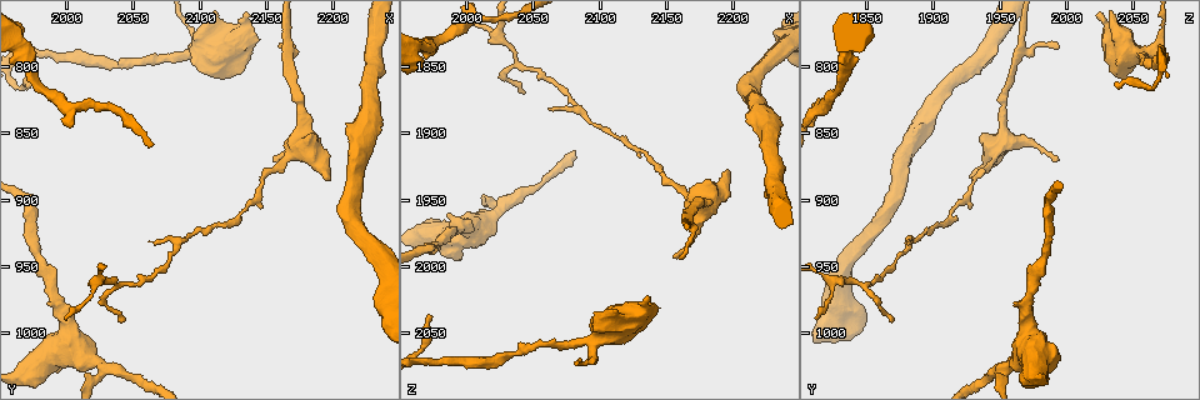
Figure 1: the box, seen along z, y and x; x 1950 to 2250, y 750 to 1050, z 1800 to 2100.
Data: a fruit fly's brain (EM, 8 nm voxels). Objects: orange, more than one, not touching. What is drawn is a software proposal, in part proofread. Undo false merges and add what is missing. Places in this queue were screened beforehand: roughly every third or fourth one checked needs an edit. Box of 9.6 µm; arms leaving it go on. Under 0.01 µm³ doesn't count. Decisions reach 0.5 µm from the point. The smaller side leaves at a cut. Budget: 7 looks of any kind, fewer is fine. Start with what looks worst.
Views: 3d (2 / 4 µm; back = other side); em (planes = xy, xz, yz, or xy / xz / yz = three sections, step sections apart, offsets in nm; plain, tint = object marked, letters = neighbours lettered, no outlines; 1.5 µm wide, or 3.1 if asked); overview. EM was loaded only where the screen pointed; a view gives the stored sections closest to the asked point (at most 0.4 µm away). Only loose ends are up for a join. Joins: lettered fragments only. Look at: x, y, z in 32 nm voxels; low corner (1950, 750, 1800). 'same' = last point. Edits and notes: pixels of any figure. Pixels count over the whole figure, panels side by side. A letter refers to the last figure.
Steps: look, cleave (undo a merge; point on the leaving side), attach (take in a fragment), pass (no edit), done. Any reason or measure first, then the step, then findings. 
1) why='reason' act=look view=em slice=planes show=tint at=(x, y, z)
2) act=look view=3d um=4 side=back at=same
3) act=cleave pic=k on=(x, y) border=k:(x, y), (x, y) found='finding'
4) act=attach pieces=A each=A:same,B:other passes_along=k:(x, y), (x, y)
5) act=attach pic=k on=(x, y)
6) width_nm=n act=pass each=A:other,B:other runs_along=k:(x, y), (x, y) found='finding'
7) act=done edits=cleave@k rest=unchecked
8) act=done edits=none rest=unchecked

act=look view=3d um=2 at=(2198, 886, 1928)

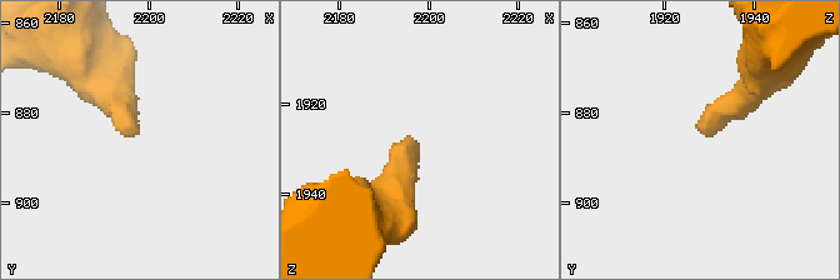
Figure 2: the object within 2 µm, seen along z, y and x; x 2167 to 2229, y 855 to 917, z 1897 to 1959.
act=look view=em slice=planes show=plain at=(2199, 885, 1929)

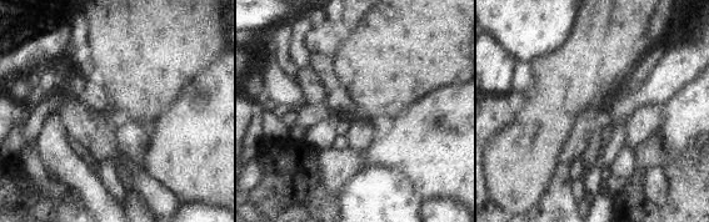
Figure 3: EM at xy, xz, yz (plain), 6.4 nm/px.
why='see the neighbours' act=look view=em slice=planes show=letters at=same

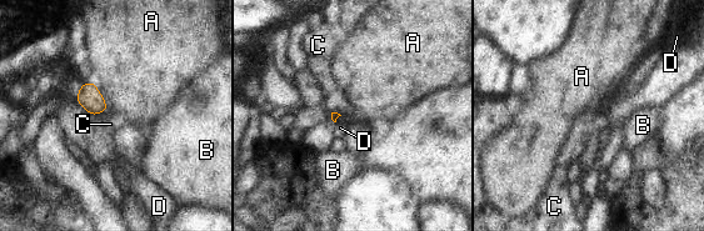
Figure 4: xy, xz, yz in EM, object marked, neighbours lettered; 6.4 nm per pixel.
act=pass each=A:other,B:other,C:other,D:other border=4:(91, 81), (108, 109) found='no lettered fragment goes on from it'

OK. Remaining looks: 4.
why='tapers out' act=look view=em slice=planes show=plain at=(1972, 812, 2036)

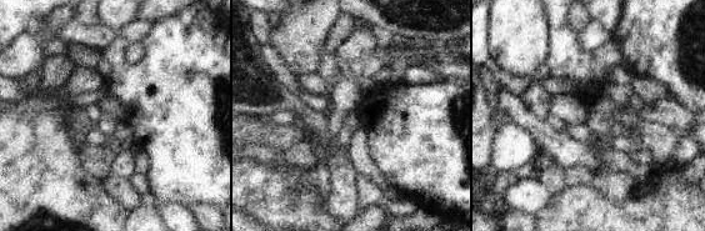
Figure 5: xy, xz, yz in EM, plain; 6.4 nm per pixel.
act=look view=em slice=planes show=tint at=same

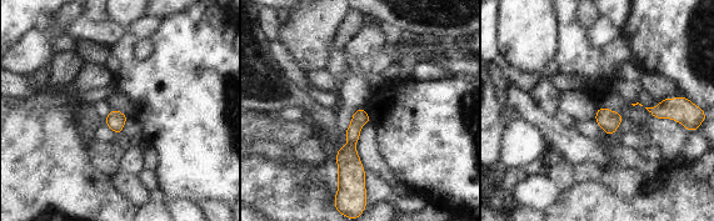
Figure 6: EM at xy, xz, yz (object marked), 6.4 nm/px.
act=look view=em slice=planes show=letters at=same

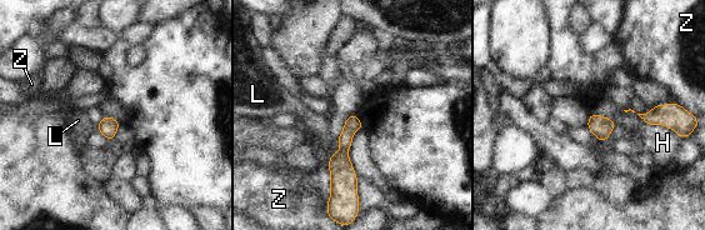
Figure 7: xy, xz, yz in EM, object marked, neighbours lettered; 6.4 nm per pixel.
longest_contact=H:180nm act=pass each=H:other,L:other,Z:other found='no lettered fragment goes on from it'

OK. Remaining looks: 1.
why='tapers out' act=look view=em slice=planes show=letters at=(2158, 786, 1992)

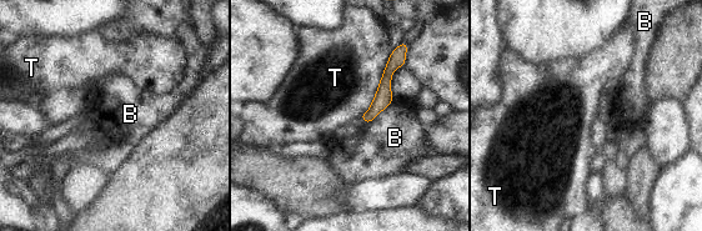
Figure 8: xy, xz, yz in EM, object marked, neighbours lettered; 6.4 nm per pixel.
act=pass each=B:other,T:other found='no lettered fragment goes on from it'

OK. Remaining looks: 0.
act=done edits=none rest=unchecked

